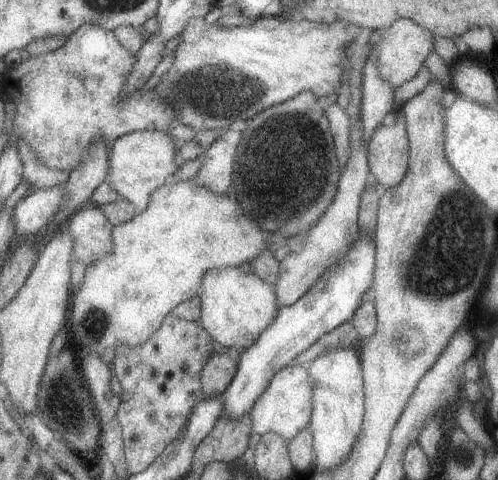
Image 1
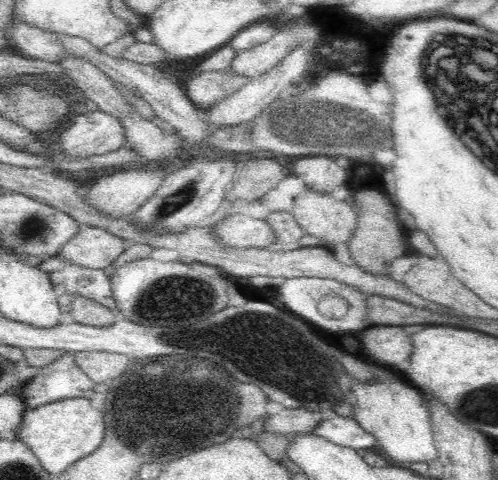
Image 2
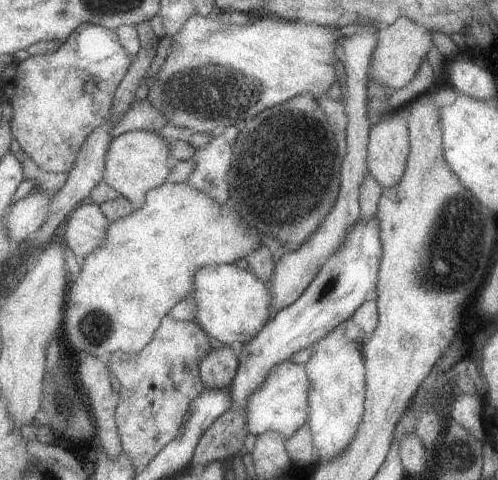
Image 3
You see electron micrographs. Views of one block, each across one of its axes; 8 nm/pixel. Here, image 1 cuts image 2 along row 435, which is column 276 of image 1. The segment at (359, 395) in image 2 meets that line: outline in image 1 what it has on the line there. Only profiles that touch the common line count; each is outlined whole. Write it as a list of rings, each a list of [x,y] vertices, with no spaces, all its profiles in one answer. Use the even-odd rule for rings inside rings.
[[[289,364],[273,374],[265,390],[255,398],[251,410],[247,412],[251,420],[251,432],[255,436],[263,436],[267,432],[277,434],[281,440],[289,442],[295,438],[305,426],[309,426],[311,416],[311,394],[313,394],[313,382],[309,380],[307,366],[295,366]]]

